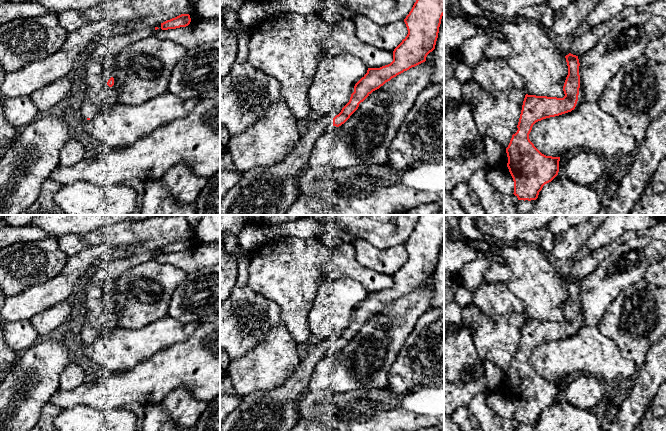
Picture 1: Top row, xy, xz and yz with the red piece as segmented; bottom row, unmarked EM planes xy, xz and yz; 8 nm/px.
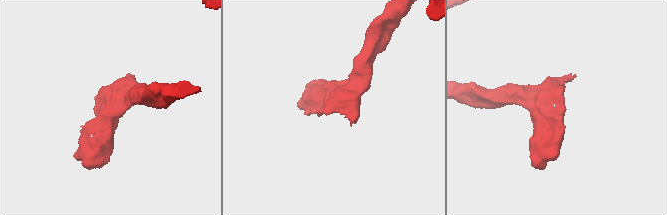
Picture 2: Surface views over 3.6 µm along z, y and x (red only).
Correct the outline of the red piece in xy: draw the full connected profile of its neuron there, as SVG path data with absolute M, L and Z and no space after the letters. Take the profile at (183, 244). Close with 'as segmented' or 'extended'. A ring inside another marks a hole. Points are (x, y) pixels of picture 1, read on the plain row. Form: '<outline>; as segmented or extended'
M181 238L175 242L172 242L170 244L161 247L161 253L168 254L168 253L186 251L190 248L190 246L191 246L191 242L189 238Z; as segmented

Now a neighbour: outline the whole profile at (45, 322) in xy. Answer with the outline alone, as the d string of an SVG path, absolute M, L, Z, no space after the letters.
M68 300L60 302L55 306L38 313L29 322L39 335L48 335L68 318L72 305Z

